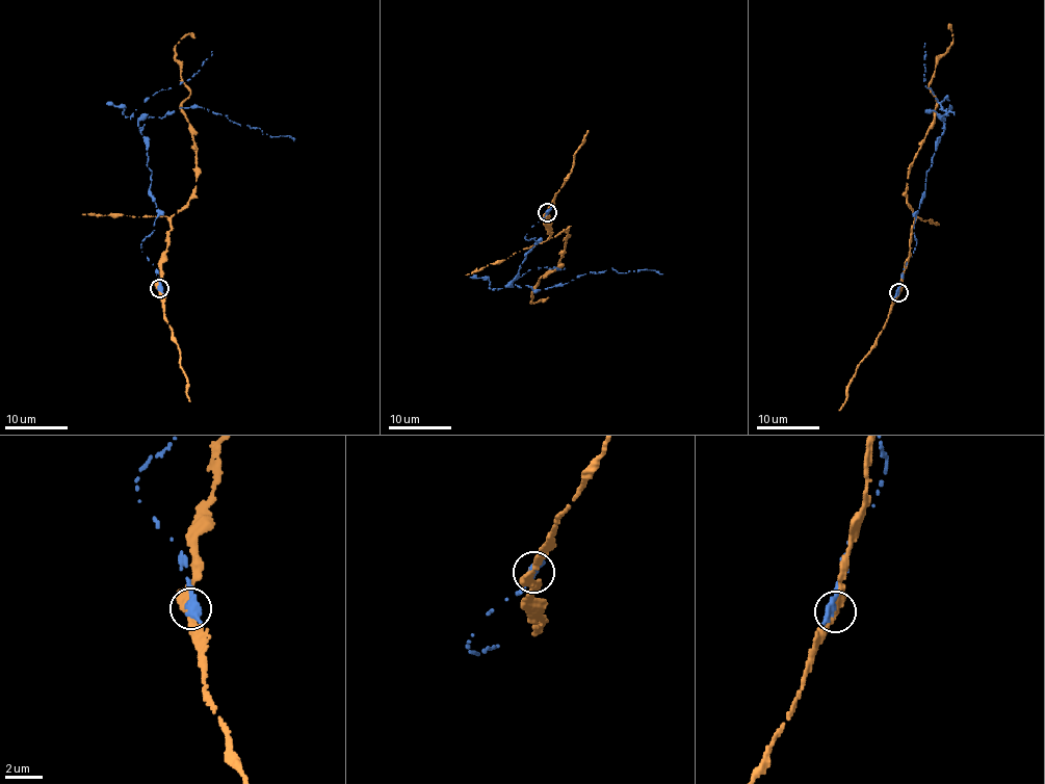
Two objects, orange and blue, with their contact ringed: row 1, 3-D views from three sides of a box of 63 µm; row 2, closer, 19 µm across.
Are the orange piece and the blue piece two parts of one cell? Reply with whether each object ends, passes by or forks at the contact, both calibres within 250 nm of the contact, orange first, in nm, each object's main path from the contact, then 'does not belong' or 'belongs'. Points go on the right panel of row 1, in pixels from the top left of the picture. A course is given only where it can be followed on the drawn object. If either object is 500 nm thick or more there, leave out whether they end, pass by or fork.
320/550 nm | orange via (899, 292), (914, 217), (907, 203), (910, 164), (932, 122), (936, 98), (928, 83), (952, 41), (947, 28) | blue via (899, 292), (926, 171), (944, 131), (940, 116), (950, 106), (947, 97), (940, 102), (946, 114), (955, 112) | does not belong

